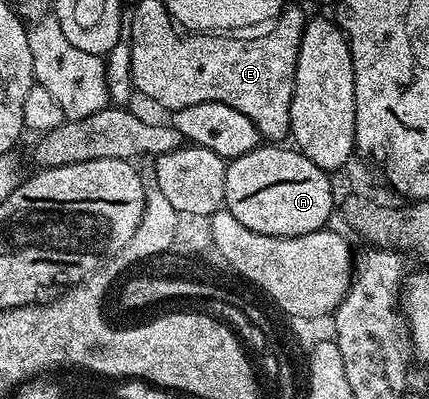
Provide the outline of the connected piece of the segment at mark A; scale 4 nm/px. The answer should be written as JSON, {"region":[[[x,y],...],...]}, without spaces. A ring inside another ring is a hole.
{"region":[[[259,146],[248,154],[229,161],[226,165],[226,202],[225,211],[240,222],[240,226],[248,226],[256,234],[265,236],[303,236],[313,232],[321,232],[327,227],[330,215],[336,212],[336,196],[330,185],[331,177],[316,162],[308,162],[304,154],[287,146]]]}

